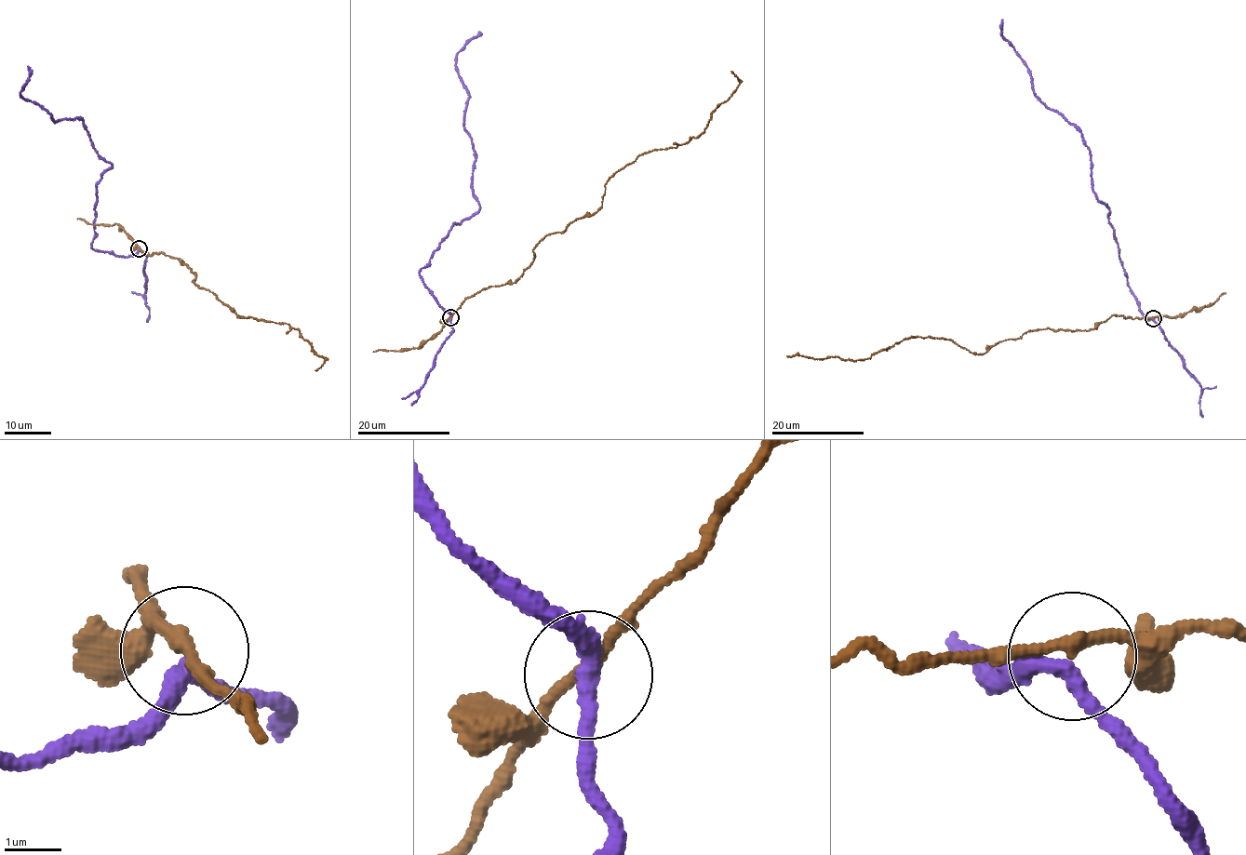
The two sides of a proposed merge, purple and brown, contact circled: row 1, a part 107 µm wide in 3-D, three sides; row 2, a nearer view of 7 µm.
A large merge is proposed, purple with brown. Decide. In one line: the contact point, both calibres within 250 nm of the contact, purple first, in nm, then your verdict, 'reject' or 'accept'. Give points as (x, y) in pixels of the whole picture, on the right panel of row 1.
at (1153, 318); 280 nm thick on the purple side, 220 nm on the other; reject

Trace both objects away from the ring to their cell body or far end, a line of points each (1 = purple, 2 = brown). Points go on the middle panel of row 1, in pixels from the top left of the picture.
1: (450, 317), (420, 273), (455, 223), (479, 209), (464, 126), (470, 96), (456, 59), (478, 33)
2: (451, 316), (596, 211), (640, 154), (704, 130), (739, 84), (730, 71)

